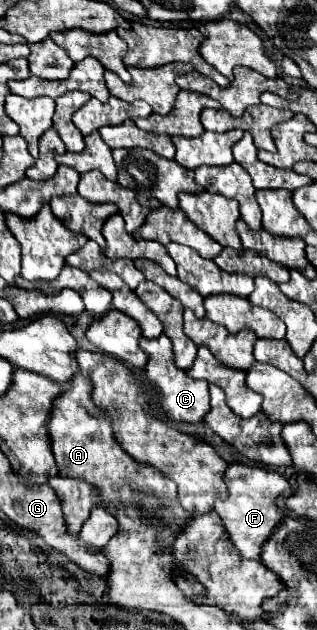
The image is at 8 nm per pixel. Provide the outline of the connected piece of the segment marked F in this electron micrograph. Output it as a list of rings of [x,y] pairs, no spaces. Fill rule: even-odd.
[[[230,465],[226,471],[226,485],[228,485],[228,497],[218,499],[214,511],[222,517],[234,547],[246,559],[260,561],[262,545],[268,541],[268,535],[272,535],[286,519],[286,515],[276,507],[276,497],[286,493],[290,489],[290,483],[272,469]]]

